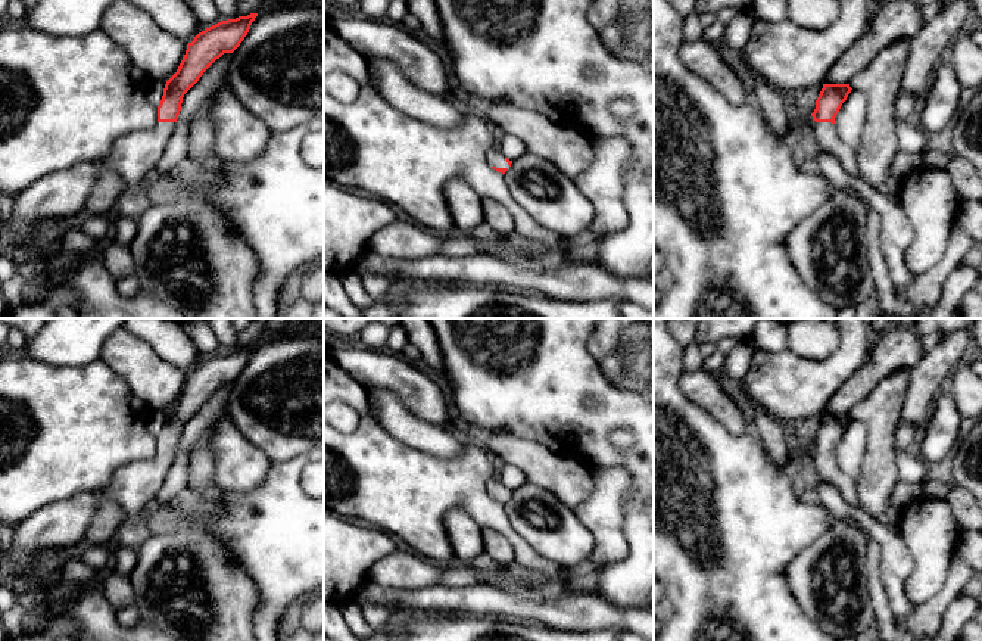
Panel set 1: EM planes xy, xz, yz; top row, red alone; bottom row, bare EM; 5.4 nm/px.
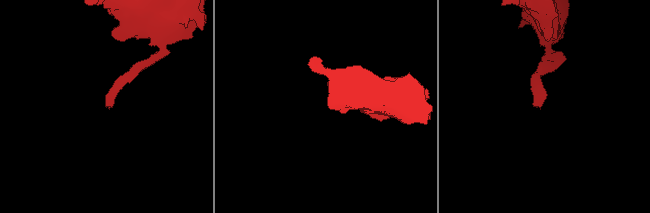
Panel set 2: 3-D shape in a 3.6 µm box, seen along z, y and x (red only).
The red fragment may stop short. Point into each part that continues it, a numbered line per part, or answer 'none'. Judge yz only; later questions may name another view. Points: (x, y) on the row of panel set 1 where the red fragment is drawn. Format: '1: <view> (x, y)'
1: yz (822, 137)

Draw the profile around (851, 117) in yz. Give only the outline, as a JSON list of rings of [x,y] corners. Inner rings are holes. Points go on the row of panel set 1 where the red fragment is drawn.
[[[851,90],[847,100],[842,103],[836,118],[835,128],[854,150],[861,141],[861,131],[866,122],[867,97],[858,90]]]

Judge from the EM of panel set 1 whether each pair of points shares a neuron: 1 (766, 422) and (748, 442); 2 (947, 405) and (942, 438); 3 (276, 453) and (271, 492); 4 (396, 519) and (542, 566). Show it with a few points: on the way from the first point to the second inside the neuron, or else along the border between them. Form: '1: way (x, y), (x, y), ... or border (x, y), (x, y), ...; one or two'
1: border (751, 429), (775, 463); two
2: way (945, 413), (942, 431); one
3: border (308, 453), (273, 463); two
4: way (433, 498), (473, 498), (507, 531); one

